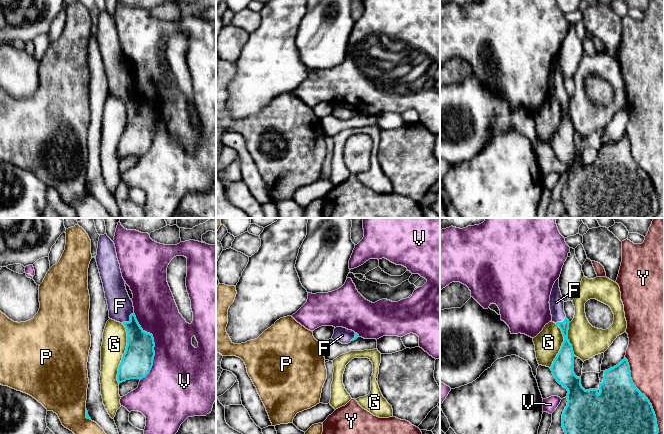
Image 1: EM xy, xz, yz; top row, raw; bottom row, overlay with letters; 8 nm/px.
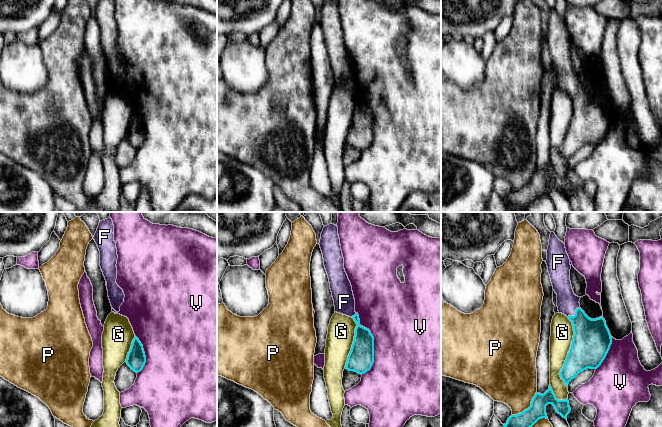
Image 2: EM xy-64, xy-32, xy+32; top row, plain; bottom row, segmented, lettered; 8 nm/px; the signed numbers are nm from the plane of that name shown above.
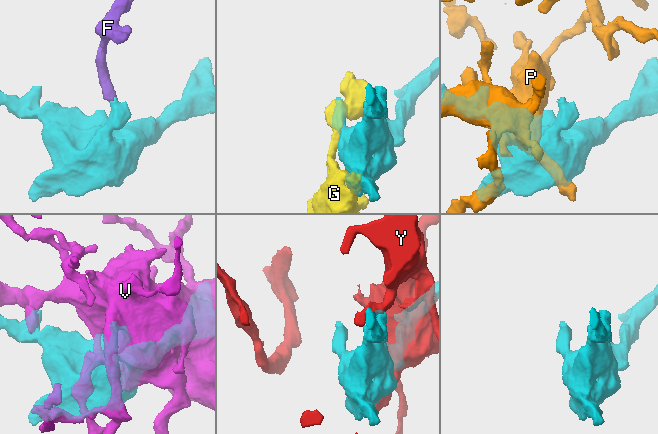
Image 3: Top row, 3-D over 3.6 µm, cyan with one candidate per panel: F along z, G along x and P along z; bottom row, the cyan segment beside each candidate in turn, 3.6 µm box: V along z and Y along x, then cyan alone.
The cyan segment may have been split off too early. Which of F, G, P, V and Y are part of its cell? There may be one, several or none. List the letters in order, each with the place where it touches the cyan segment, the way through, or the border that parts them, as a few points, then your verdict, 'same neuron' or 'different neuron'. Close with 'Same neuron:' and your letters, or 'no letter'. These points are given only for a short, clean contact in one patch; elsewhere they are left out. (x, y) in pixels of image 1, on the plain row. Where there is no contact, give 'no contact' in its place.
F: xy (130, 96) | across xy (140, 122), (130, 96), (121, 86), (120, 82) | same neuron
G: xy (124, 129) | different neuron
P: xy (86, 191) | different neuron
V: xy (154, 122) | different neuron
Y: yz (647, 175) | different neuron
Same neuron: F

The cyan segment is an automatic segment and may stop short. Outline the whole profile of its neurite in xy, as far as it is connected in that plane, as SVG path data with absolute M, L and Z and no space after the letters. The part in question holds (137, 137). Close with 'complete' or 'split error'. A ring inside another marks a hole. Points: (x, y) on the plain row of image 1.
M100 11L96 38L107 76L109 94L122 99L127 108L127 122L118 144L118 159L145 154L155 132L153 111L145 108L134 90L133 78L126 66L114 18Z; split error

